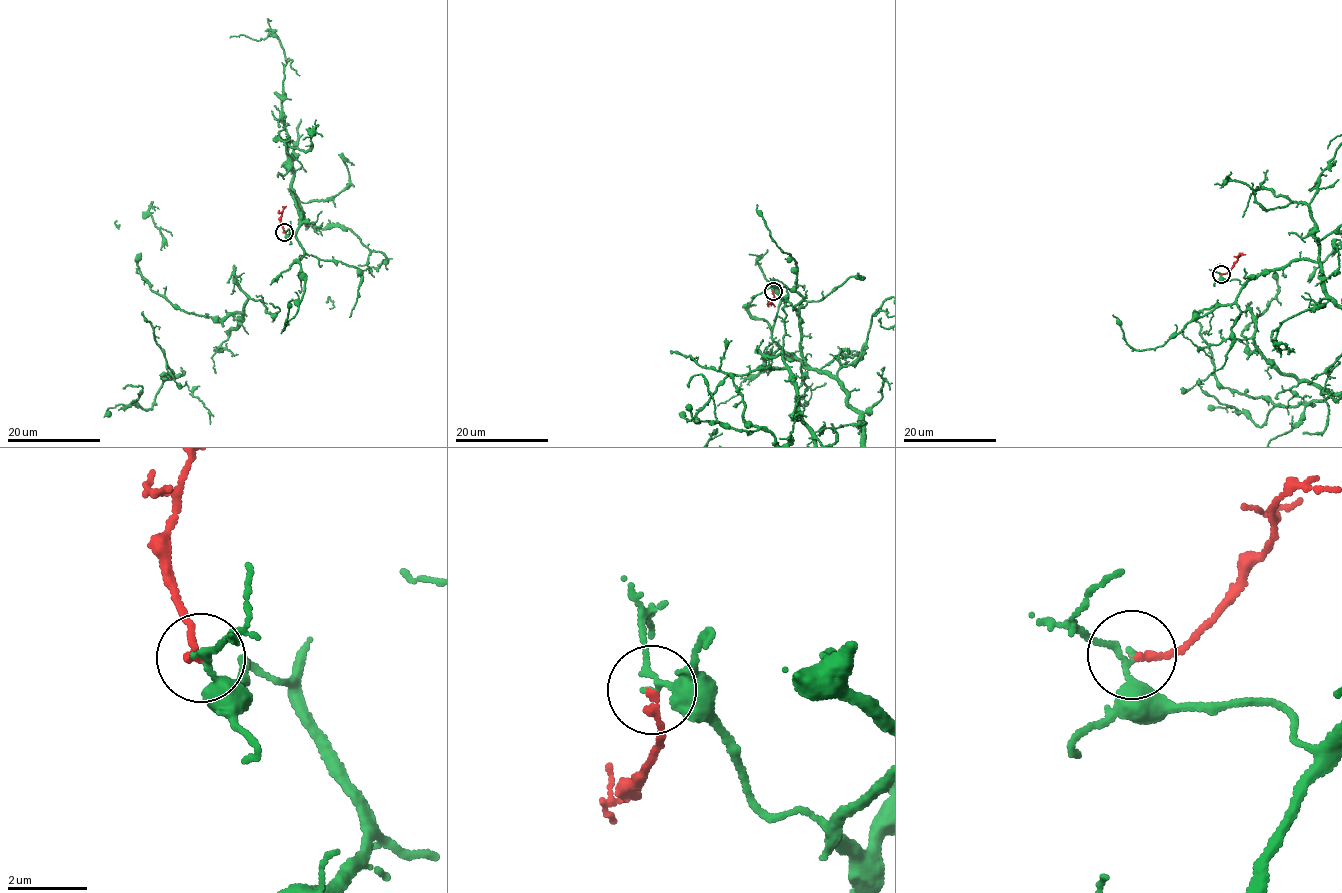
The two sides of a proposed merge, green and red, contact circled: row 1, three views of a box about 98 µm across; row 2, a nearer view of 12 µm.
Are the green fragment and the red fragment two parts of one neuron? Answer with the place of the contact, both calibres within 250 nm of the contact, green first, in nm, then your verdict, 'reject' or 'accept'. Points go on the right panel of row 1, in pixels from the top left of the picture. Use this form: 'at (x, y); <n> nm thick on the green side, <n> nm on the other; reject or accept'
at (1221, 274); 160 nm thick on the green side, 190 nm on the other; reject

